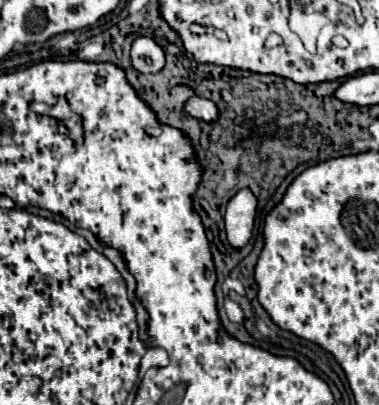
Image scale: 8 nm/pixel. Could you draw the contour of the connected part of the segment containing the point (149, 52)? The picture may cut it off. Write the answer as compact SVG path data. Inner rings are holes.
M144 37L144 57L148 57L148 61L152 63L152 69L160 71L164 67L164 51L148 37Z

